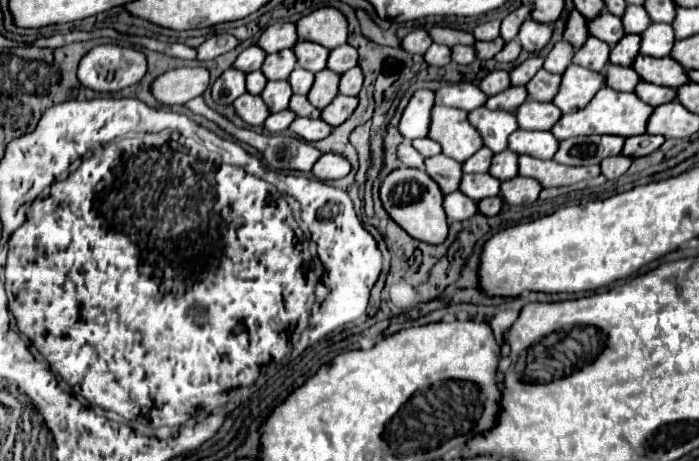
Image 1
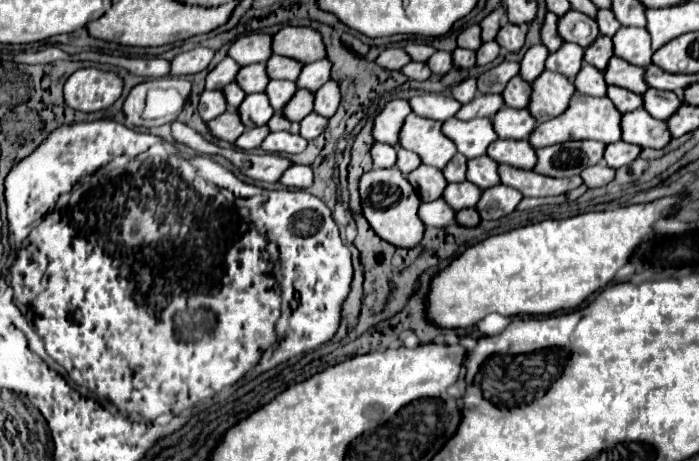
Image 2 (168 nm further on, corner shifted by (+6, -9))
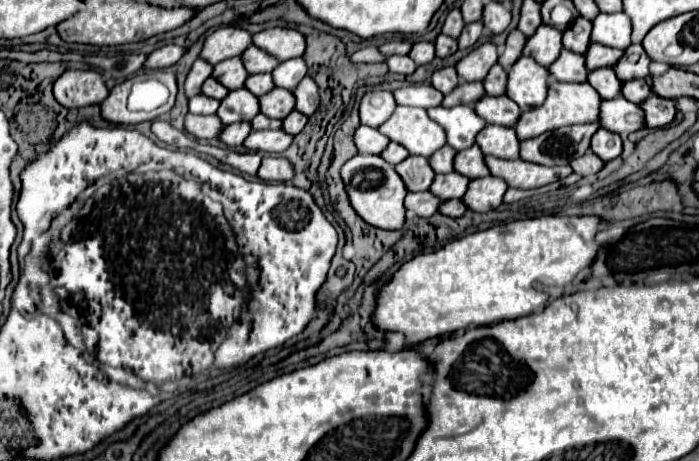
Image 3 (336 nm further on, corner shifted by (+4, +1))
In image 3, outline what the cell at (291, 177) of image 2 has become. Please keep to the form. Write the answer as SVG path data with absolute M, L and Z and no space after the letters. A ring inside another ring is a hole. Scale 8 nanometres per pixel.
M264 156L262 166L258 170L258 176L262 180L290 182L294 178L294 164L282 156Z

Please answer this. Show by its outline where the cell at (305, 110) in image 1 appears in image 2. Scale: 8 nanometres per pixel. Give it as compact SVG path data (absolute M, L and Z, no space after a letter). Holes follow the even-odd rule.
M274 114L272 118L266 124L270 132L289 130L291 122L286 120L281 114Z

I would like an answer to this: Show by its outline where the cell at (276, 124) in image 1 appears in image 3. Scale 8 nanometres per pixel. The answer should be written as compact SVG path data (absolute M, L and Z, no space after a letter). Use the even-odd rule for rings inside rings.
M250 122L230 124L230 126L224 126L224 130L222 130L222 134L220 134L220 140L226 142L228 146L242 146L242 142L248 138L250 132L252 132Z

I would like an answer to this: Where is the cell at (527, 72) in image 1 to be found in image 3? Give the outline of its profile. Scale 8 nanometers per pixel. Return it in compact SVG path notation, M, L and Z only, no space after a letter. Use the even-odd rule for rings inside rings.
M480 44L456 64L456 70L466 82L482 82L488 76L490 68L498 64L498 56L500 54L496 44Z

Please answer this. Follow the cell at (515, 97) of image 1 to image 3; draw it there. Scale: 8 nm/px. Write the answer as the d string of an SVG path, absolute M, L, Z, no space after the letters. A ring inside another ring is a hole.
M464 82L462 86L458 86L458 90L452 90L442 106L458 106L458 104L466 104L466 106L474 106L482 96L486 96L484 84L482 82Z

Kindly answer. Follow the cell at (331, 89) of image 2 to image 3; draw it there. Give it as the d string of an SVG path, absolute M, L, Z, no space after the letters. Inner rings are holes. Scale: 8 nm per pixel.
M306 76L300 82L300 86L294 88L294 96L296 96L296 110L300 110L302 114L310 116L320 106L320 90L312 76Z

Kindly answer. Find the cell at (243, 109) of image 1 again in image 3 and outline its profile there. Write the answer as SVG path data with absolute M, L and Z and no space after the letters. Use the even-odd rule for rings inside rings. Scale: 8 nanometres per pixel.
M188 114L186 116L186 130L190 134L194 134L200 140L208 140L208 138L216 138L222 132L224 124L216 114L210 116L196 116L196 114Z

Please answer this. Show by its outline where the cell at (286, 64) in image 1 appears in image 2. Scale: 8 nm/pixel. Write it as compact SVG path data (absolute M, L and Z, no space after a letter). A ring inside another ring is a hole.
M250 64L250 66L242 66L238 76L236 76L236 84L240 84L240 88L246 94L254 94L254 92L264 92L266 84L268 84L268 74L266 74L266 66L264 64Z

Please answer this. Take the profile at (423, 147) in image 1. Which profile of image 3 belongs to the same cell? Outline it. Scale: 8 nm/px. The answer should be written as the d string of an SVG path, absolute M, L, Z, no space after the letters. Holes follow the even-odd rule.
M392 142L386 150L384 150L384 154L382 154L384 158L386 158L386 162L390 162L392 166L396 166L398 162L402 162L406 156L408 156L408 152L404 150L404 146L400 146L398 142Z

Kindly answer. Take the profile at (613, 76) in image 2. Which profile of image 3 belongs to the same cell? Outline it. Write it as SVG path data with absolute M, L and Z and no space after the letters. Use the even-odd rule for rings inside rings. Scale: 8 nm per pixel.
M594 44L590 46L590 52L586 52L586 68L598 70L598 68L614 68L622 58L622 50L614 50L610 46Z

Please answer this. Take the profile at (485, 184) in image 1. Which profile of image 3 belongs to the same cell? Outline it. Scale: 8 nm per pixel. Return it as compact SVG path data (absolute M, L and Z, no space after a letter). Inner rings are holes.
M450 172L450 174L436 174L434 184L430 186L430 192L434 192L442 200L450 198L462 198L468 190L470 178L466 178L460 172Z

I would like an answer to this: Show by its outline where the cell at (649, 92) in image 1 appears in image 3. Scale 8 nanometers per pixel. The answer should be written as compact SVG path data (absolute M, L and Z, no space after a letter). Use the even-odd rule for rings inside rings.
M612 68L590 72L588 82L598 90L598 94L602 94L604 100L612 100L622 94L622 80L616 76Z

